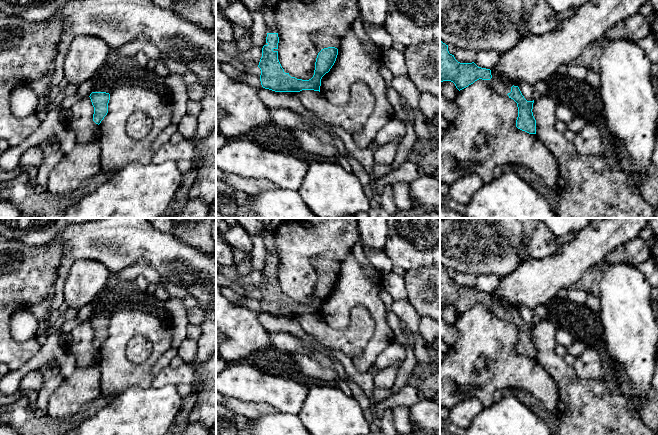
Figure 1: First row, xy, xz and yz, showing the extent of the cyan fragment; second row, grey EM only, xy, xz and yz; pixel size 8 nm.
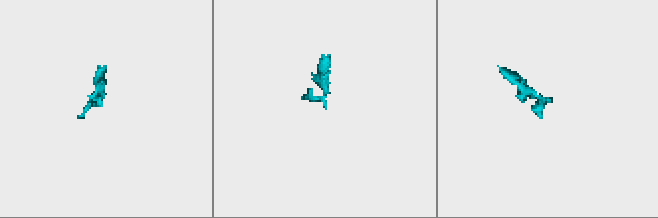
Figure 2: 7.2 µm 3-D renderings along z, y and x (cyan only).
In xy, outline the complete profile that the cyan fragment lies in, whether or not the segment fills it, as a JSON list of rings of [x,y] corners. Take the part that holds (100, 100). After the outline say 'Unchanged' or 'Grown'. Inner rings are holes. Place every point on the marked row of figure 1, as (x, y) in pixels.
[[[92,92],[89,97],[94,107],[93,121],[99,125],[108,113],[110,94],[106,92]]]. Unchanged

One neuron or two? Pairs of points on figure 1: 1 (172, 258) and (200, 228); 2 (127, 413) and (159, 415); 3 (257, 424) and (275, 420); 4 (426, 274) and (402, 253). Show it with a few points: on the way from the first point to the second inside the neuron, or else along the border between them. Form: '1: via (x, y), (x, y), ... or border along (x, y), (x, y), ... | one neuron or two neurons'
1: border along (171, 233), (185, 243), (197, 247), (205, 253) | two neurons
2: via (135, 415), (151, 415) | one neuron
3: via (261, 424), (271, 424) | one neuron
4: border along (429, 266), (406, 270) | two neurons

